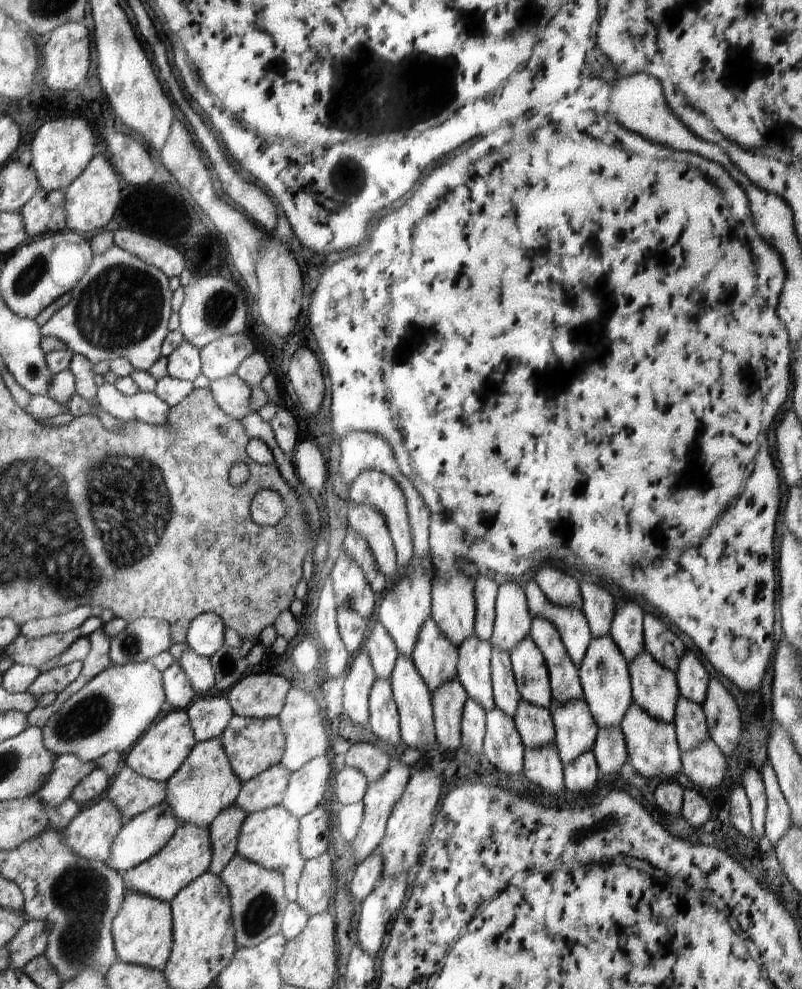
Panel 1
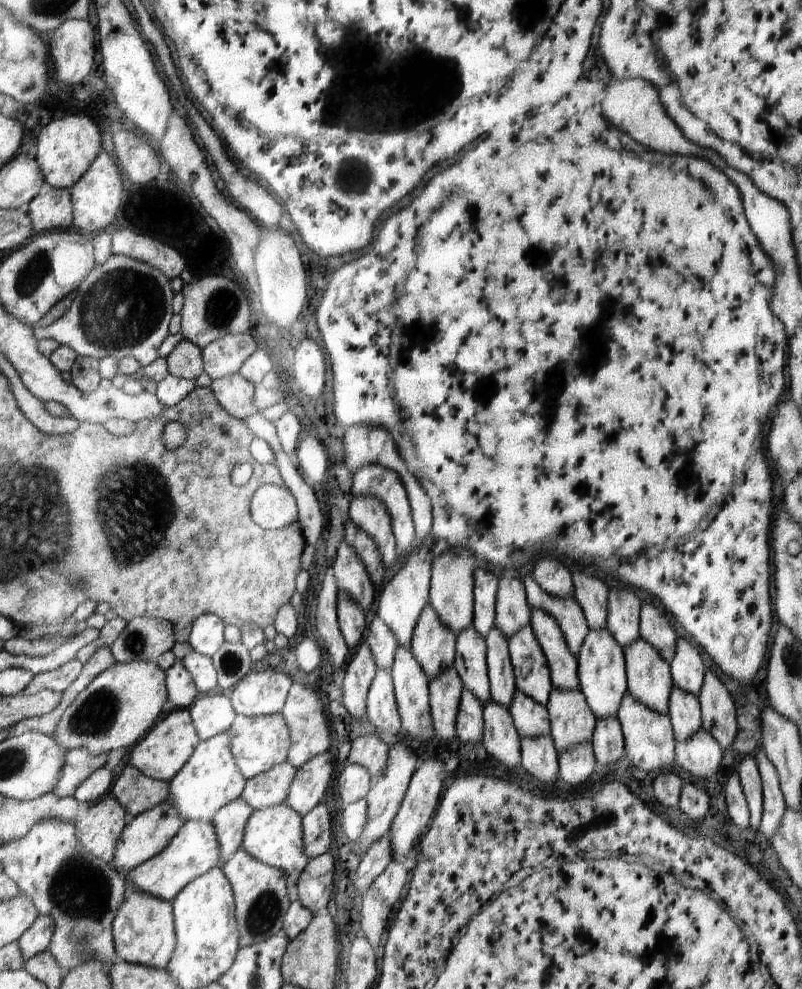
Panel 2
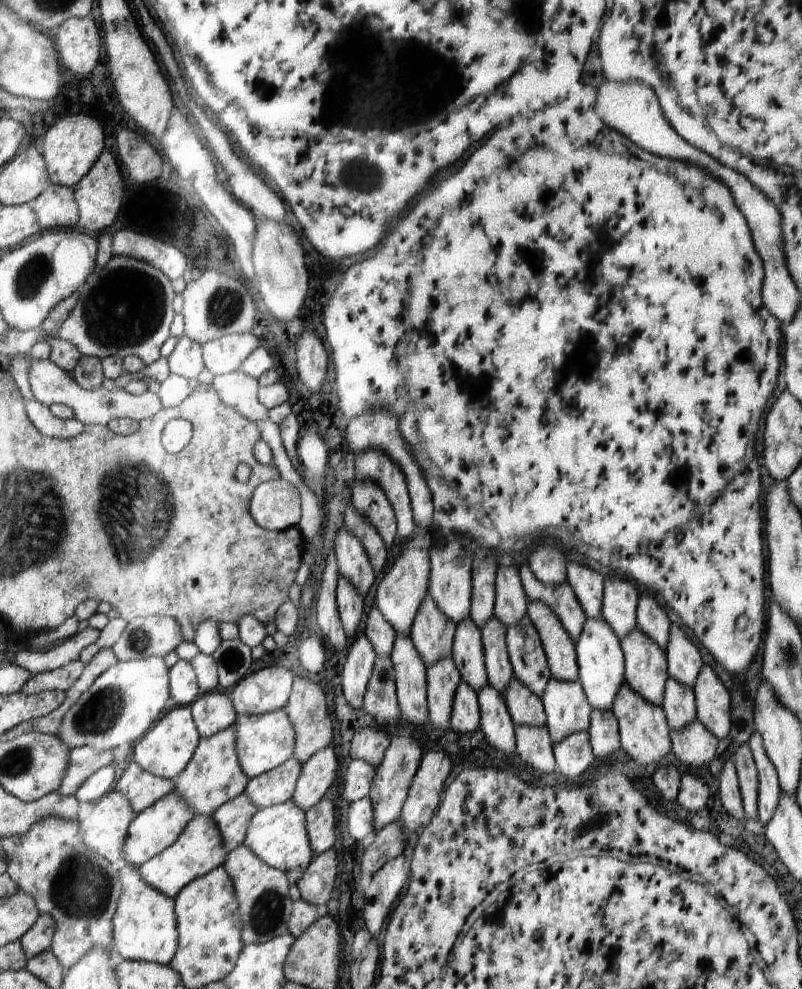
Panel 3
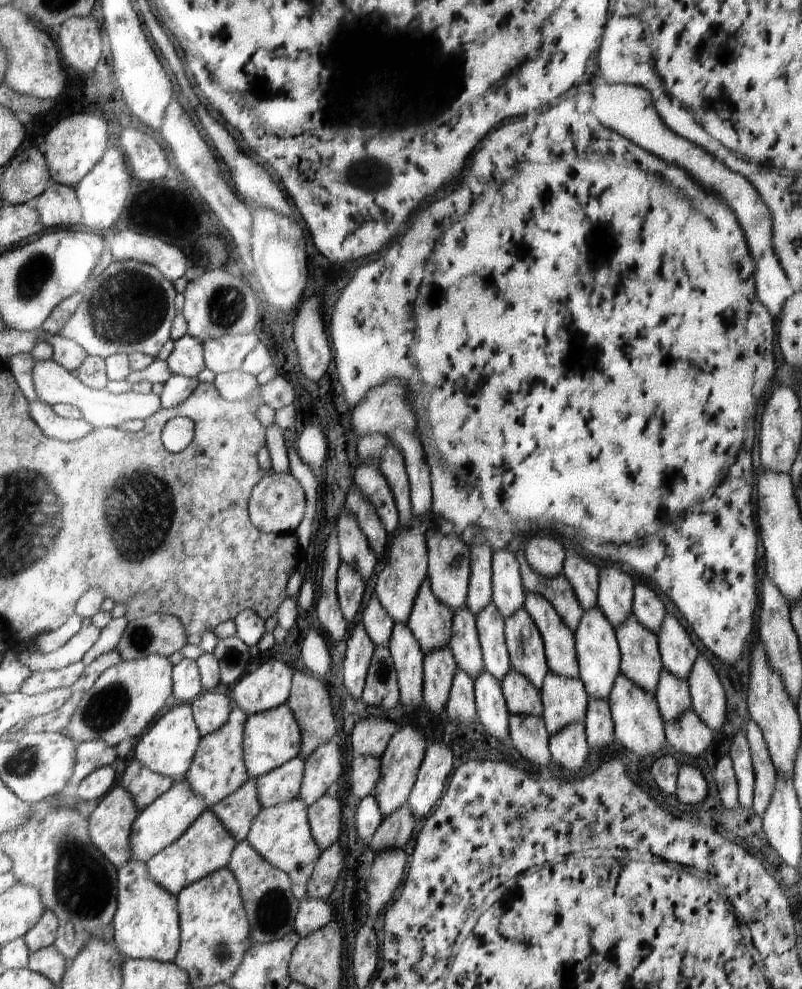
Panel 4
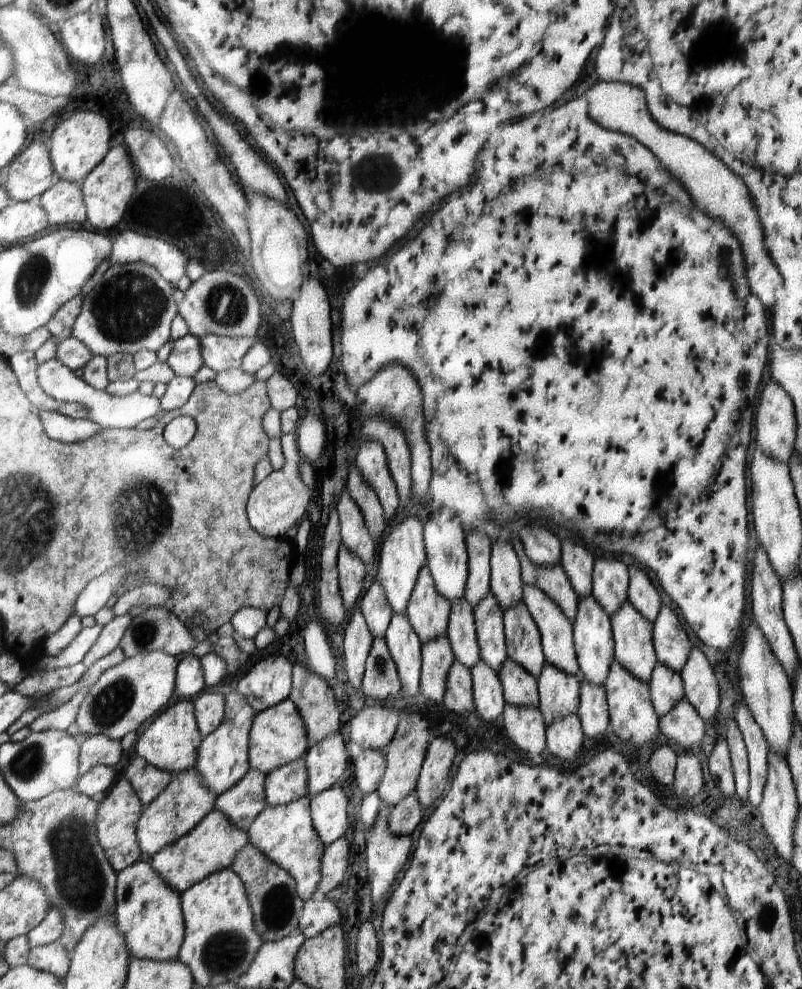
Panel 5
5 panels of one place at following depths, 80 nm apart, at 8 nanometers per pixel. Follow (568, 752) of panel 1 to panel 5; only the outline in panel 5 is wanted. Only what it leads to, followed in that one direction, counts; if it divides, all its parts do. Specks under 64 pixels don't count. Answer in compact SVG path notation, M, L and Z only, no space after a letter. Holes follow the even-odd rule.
M544 663L537 678L539 711L547 726L554 717L576 713L579 707L579 676L558 670Z

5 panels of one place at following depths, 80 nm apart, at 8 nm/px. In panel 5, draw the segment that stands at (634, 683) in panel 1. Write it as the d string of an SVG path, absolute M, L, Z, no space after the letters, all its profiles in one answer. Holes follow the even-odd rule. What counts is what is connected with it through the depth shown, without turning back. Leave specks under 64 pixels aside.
M628 600L609 617L614 641L614 659L638 680L647 684L654 665L658 663L653 645L653 624Z

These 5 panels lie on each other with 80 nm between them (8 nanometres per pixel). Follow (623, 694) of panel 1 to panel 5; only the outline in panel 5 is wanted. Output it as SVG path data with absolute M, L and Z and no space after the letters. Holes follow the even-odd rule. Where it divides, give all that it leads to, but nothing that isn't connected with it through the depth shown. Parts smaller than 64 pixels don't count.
M592 594L579 598L577 602L573 622L573 643L579 664L578 675L592 684L603 686L607 672L610 670L610 663L614 659L614 641L609 614L598 604Z

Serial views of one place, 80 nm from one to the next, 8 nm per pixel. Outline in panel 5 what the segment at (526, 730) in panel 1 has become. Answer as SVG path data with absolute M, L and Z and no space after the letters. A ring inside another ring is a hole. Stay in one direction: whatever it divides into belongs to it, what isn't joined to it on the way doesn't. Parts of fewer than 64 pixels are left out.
M508 657L500 665L498 676L507 704L539 706L537 678Z

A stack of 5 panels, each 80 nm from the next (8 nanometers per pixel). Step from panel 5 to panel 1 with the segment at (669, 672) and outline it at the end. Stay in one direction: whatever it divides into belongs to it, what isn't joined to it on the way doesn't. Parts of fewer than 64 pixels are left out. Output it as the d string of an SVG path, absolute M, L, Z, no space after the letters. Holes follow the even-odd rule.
M682 695L678 697L675 706L673 725L682 751L690 750L703 740L710 739L702 705Z

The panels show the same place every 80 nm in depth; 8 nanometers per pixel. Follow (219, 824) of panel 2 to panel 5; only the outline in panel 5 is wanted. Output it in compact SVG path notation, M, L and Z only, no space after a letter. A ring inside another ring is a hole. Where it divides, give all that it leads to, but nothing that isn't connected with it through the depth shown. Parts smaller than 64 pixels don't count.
M250 769L232 789L217 796L214 809L246 831L267 805L266 774Z

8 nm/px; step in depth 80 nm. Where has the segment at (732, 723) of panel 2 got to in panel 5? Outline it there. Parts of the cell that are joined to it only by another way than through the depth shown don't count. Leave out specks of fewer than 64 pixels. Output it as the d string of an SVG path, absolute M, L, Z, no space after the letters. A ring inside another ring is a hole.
M696 645L690 647L685 665L679 670L684 697L702 720L712 726L720 702L719 686L708 658Z

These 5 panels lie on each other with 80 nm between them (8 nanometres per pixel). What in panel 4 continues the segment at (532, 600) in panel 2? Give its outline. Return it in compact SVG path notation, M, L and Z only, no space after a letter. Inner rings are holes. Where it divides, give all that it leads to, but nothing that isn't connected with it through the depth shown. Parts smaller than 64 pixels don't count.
M518 550L515 557L519 562L524 590L528 593L541 594L546 598L562 617L564 624L575 633L584 610L568 579L562 573L552 578L541 577L528 564L525 550Z

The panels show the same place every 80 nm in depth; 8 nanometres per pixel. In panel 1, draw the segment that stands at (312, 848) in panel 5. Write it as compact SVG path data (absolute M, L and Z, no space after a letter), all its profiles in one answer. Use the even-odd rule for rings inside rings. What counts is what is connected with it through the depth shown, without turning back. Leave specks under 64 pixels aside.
M283 804L248 814L239 838L237 852L265 867L279 870L284 874L285 894L289 902L297 900L297 886L304 872L306 860L299 845L300 819Z

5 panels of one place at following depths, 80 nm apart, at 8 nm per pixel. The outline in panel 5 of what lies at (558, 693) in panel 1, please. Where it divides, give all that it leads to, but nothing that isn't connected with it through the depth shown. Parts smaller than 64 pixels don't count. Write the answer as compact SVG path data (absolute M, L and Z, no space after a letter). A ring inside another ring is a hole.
M523 585L523 601L532 615L534 622L538 625L541 636L541 645L546 659L558 670L568 674L579 676L579 664L576 660L576 653L573 643L573 624L569 618L559 609L559 606L536 585Z

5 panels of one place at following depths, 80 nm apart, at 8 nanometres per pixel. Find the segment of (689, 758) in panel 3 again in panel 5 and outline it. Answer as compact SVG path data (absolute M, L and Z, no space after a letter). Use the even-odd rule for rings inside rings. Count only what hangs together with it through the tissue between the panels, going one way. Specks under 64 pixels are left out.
M686 697L659 717L659 730L673 745L682 746L684 751L696 751L705 737L706 723Z

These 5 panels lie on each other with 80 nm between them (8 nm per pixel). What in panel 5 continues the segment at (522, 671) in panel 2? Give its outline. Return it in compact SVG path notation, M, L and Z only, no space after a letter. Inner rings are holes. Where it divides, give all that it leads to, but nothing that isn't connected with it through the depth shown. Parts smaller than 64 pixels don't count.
M523 599L503 611L503 621L508 657L538 678L546 659L538 625Z

